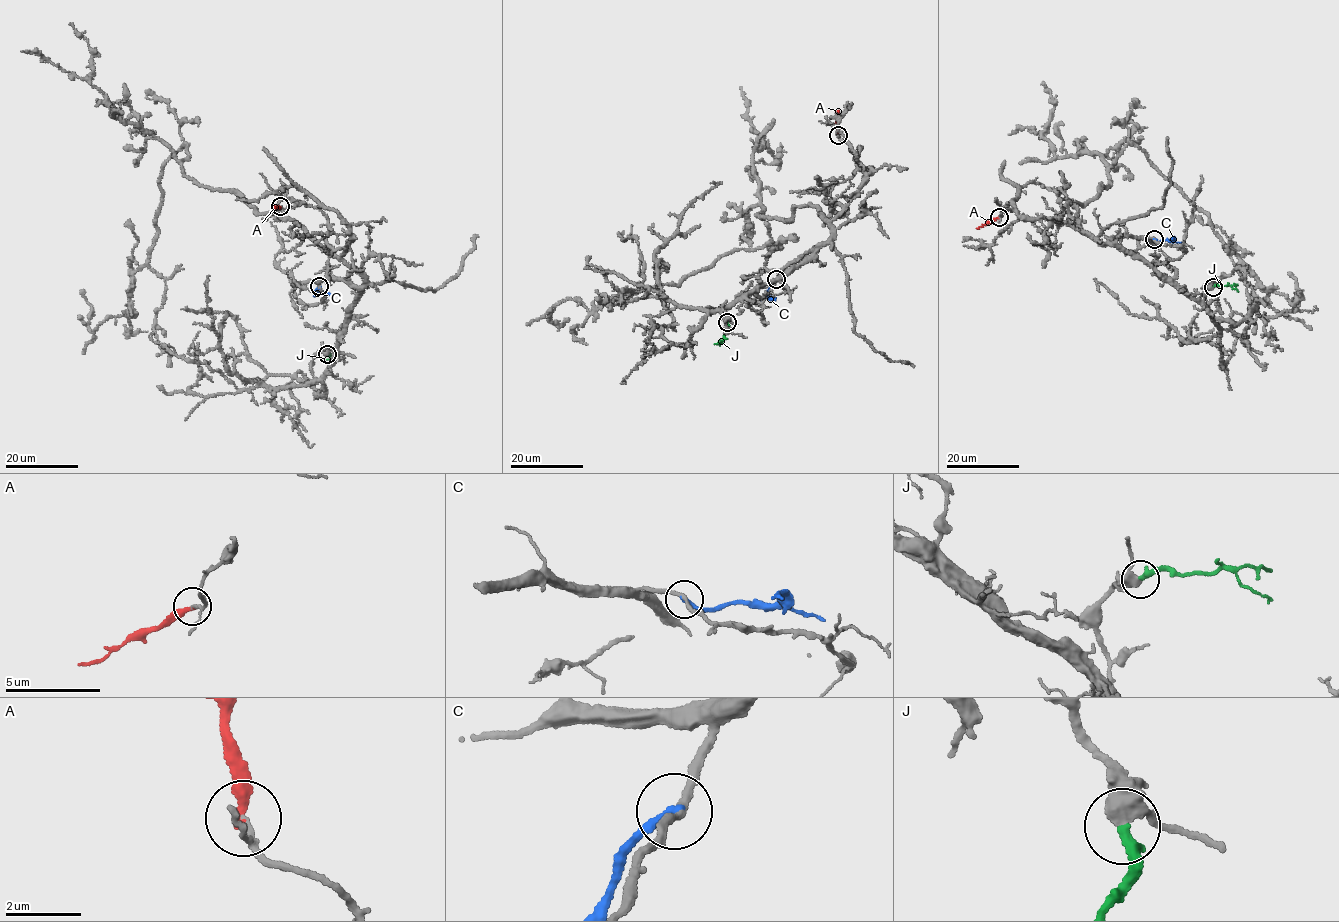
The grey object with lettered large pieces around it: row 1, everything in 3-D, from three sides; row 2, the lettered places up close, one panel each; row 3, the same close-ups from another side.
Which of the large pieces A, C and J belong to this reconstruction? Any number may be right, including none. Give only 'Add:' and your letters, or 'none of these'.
Add: J

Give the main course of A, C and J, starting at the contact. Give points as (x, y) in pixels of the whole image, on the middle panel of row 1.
A: (838, 135), (838, 111)
C: (777, 279), (767, 295), (775, 298)
J: (727, 322), (724, 339), (716, 344)

